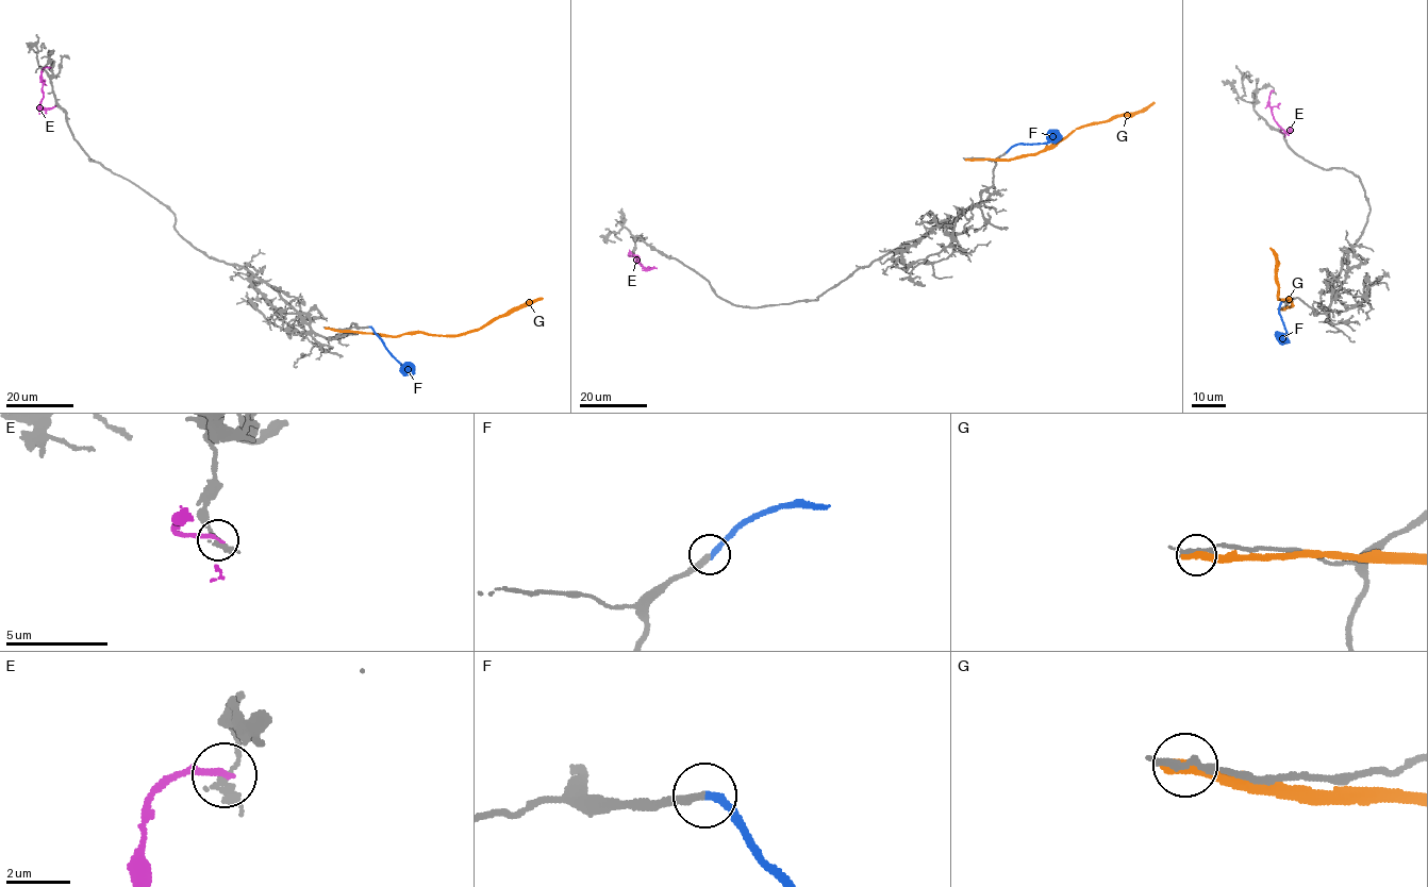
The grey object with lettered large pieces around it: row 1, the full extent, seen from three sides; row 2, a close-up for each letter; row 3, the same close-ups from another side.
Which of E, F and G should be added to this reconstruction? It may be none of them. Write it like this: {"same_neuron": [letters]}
{"same_neuron": ["F"]}

